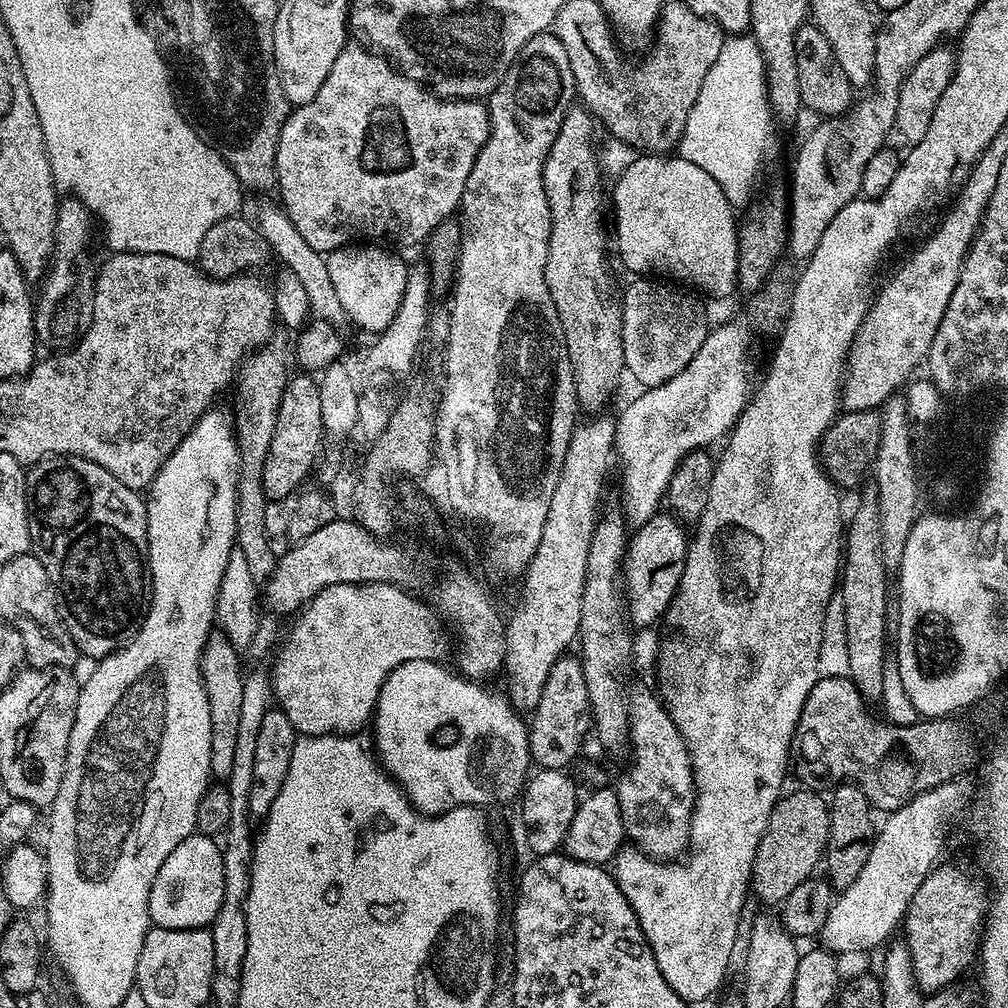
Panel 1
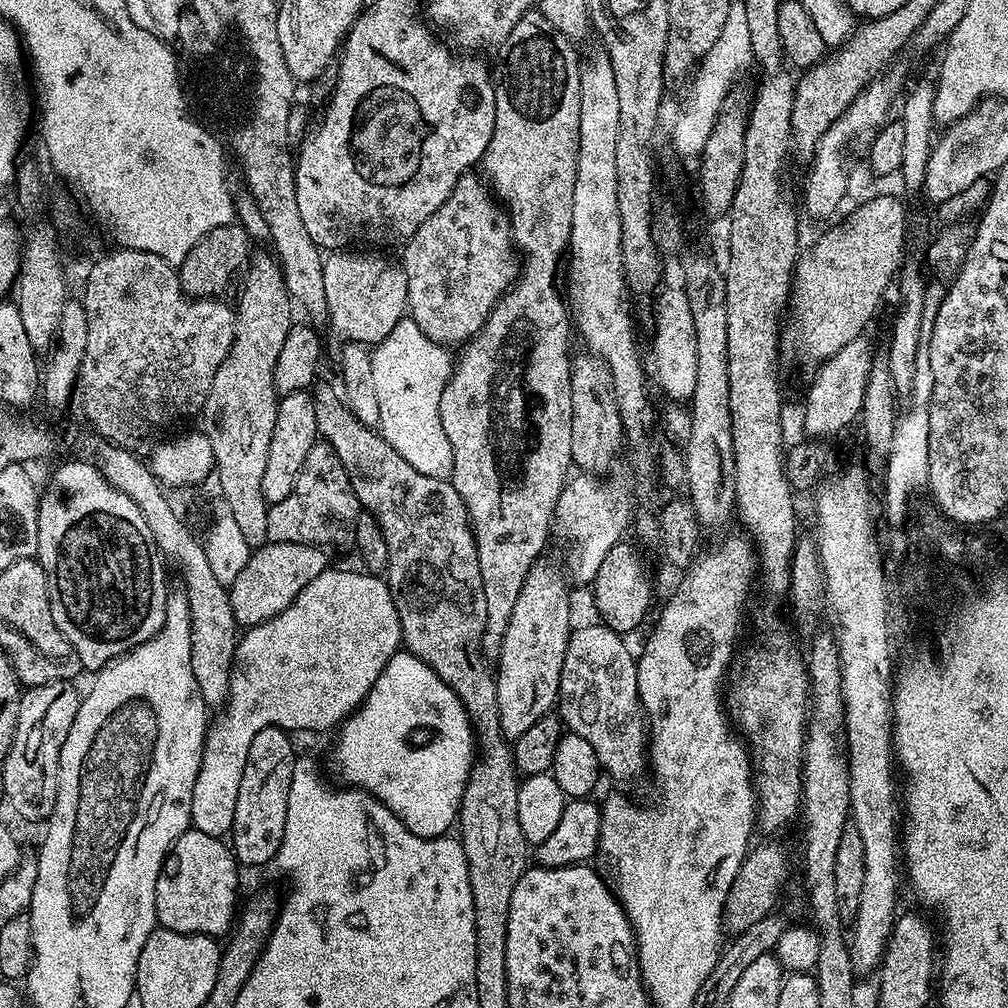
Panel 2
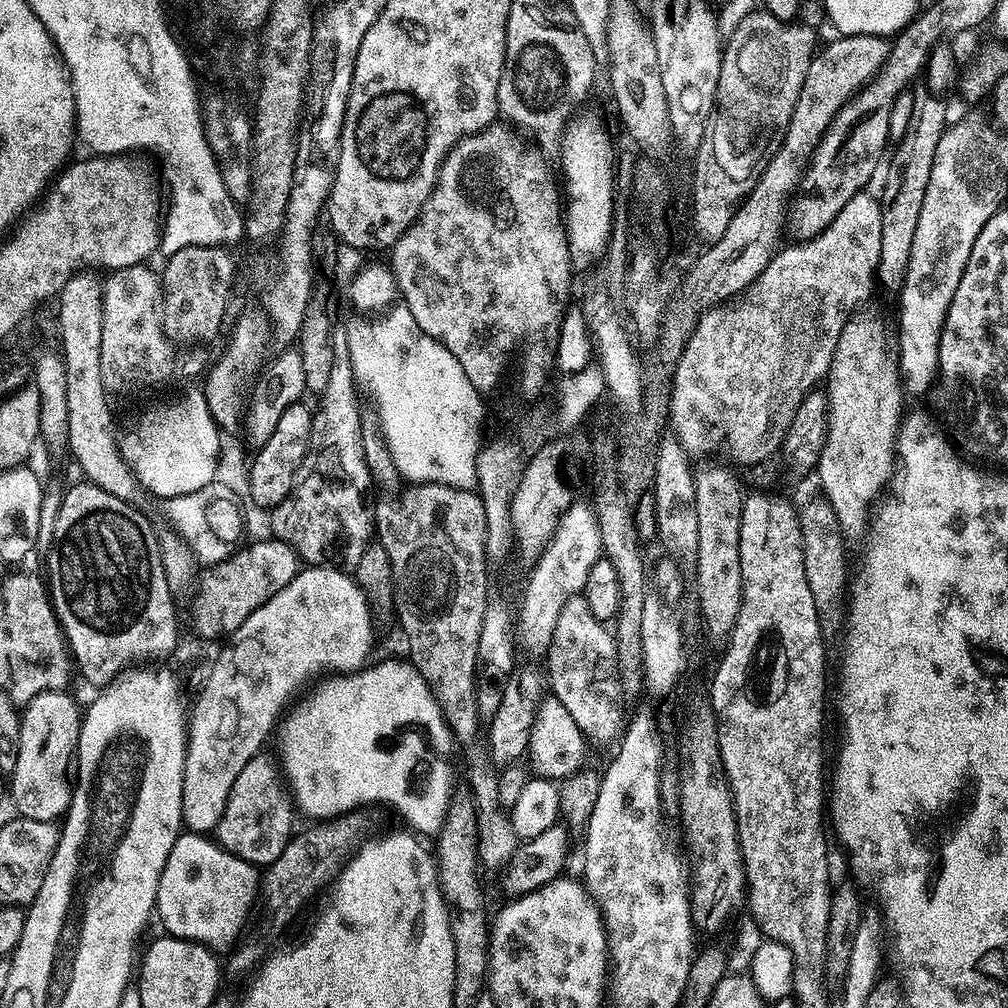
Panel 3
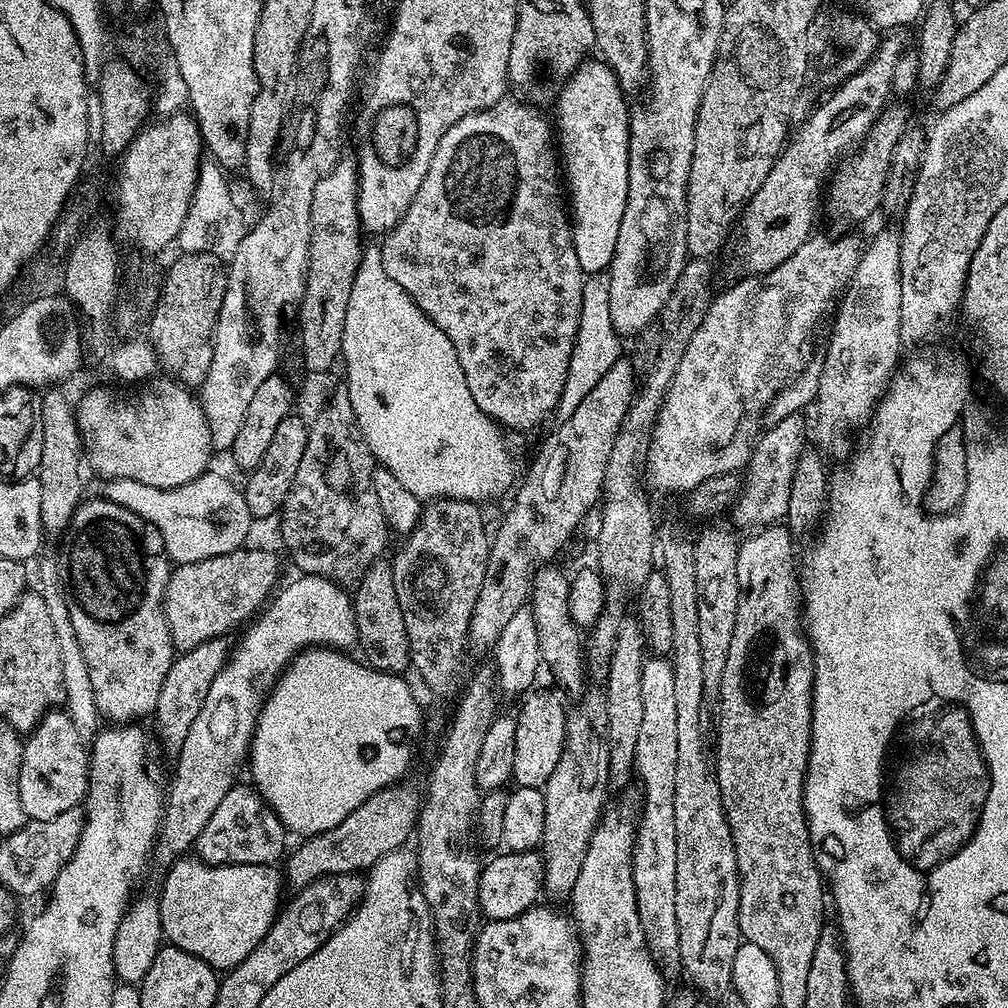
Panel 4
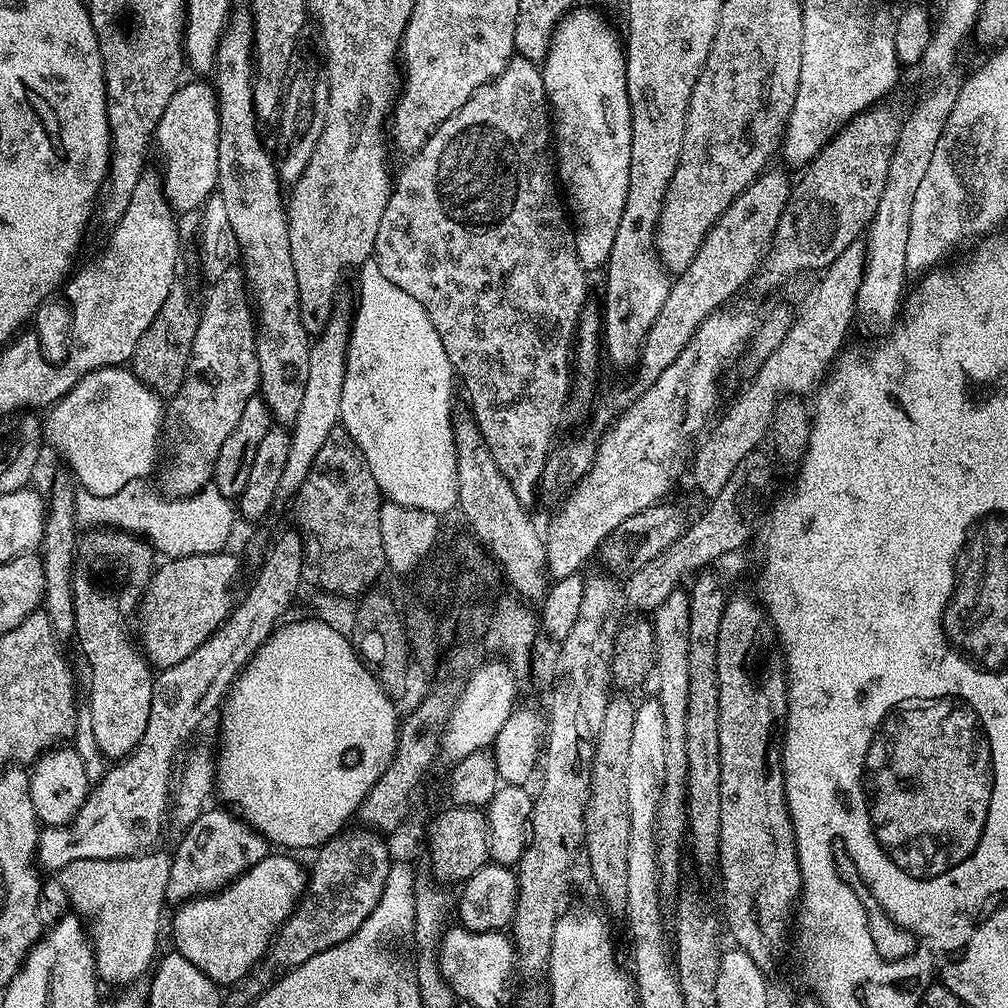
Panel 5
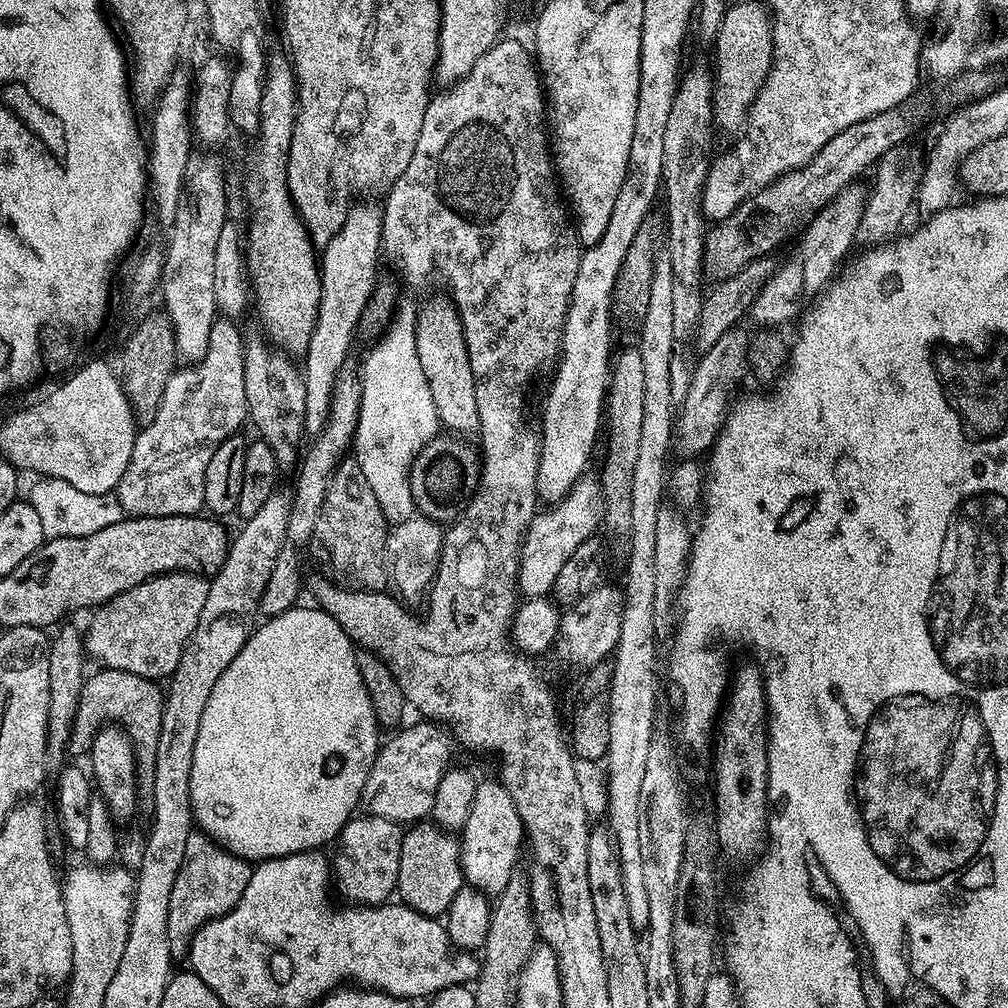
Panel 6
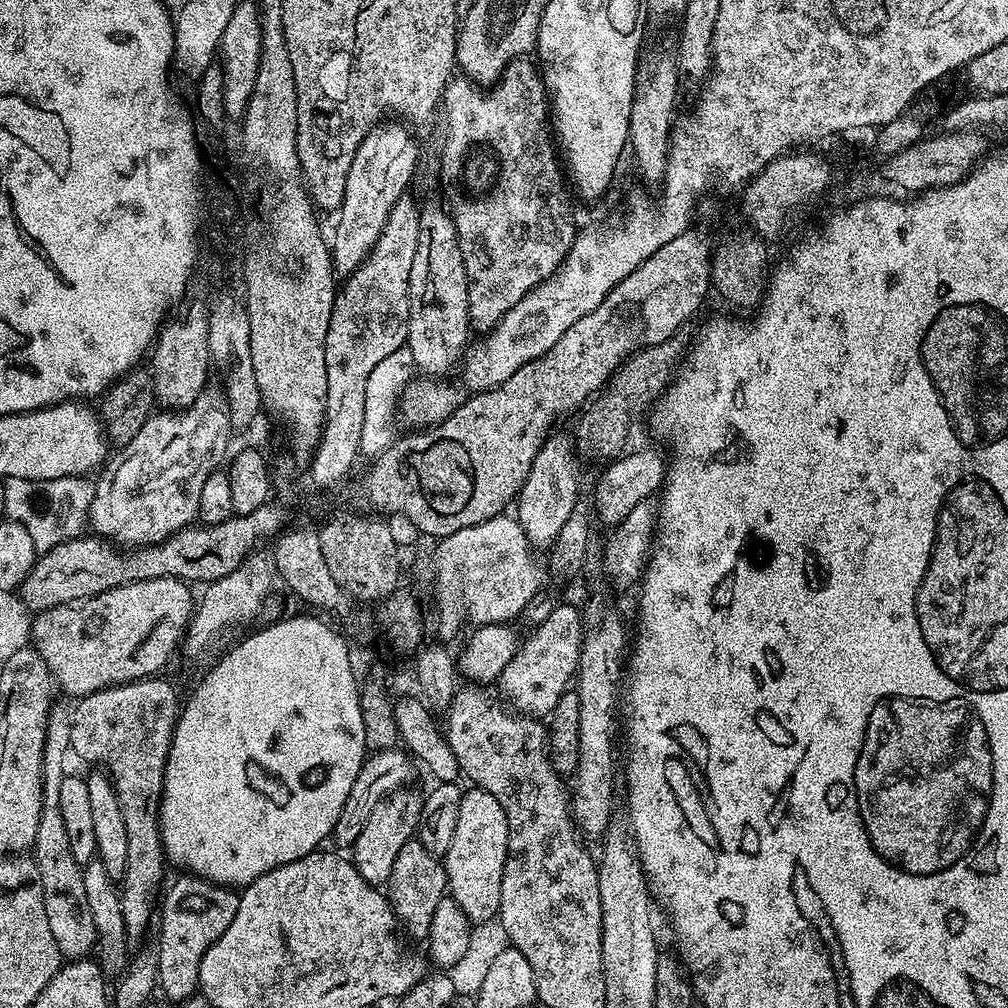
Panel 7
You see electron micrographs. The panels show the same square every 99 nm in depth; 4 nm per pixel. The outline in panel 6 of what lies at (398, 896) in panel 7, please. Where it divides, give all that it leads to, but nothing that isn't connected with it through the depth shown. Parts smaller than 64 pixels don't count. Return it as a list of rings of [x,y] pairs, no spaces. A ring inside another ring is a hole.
[[[428,820],[419,821],[405,831],[396,883],[396,892],[403,903],[424,916],[440,918],[447,913],[450,902],[454,902],[454,894],[465,884],[460,865],[460,842],[455,835]]]

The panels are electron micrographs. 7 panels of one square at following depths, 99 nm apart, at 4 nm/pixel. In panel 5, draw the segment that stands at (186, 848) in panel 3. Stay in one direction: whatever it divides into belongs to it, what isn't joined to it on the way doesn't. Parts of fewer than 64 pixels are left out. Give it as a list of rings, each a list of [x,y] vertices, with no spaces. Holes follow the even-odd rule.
[[[269,854],[262,862],[248,868],[239,878],[231,884],[213,892],[210,896],[198,896],[194,900],[186,900],[175,909],[176,917],[172,920],[172,940],[175,951],[182,954],[182,958],[190,958],[202,974],[206,974],[218,986],[235,986],[249,975],[265,959],[266,953],[271,949],[272,941],[286,918],[294,909],[300,897],[304,895],[306,883],[305,869],[300,869],[296,860],[291,860],[291,855]]]

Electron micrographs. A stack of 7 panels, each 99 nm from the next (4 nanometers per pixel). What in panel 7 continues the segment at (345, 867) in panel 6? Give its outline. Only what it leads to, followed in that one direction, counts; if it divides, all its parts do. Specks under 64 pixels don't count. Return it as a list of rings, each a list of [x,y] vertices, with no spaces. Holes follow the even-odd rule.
[[[401,790],[391,792],[386,799],[374,806],[374,814],[366,818],[366,826],[362,826],[362,834],[350,845],[350,859],[353,866],[366,878],[366,882],[377,886],[387,885],[390,870],[394,870],[394,858],[398,858],[398,850],[406,846],[406,842],[416,836],[416,828],[420,825],[420,811],[424,805],[421,793]]]

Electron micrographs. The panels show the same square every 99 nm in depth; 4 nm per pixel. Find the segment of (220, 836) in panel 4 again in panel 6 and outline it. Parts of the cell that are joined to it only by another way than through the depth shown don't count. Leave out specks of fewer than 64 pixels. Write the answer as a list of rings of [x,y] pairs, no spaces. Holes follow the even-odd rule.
[[[193,830],[186,842],[186,859],[178,878],[174,878],[174,890],[170,890],[170,914],[166,914],[166,934],[170,938],[170,954],[173,961],[187,957],[188,947],[198,929],[212,920],[222,918],[242,898],[246,886],[250,886],[253,865],[228,852],[211,836]]]

